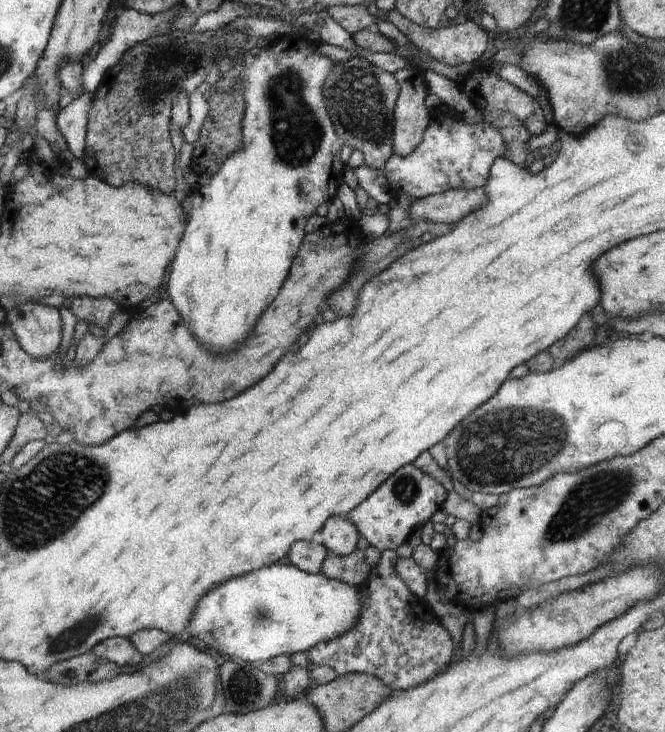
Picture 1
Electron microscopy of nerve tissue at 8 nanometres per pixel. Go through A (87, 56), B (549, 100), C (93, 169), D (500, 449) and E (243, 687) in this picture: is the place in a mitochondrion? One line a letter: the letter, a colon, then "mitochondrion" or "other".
A: other
B: other
C: other
D: mitochondrion
E: mitochondrion

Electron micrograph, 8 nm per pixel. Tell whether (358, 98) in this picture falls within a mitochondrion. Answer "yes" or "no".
yes

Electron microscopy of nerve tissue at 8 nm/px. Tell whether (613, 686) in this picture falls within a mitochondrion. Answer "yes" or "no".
no

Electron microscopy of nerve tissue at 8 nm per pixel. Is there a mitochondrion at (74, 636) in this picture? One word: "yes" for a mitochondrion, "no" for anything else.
yes

